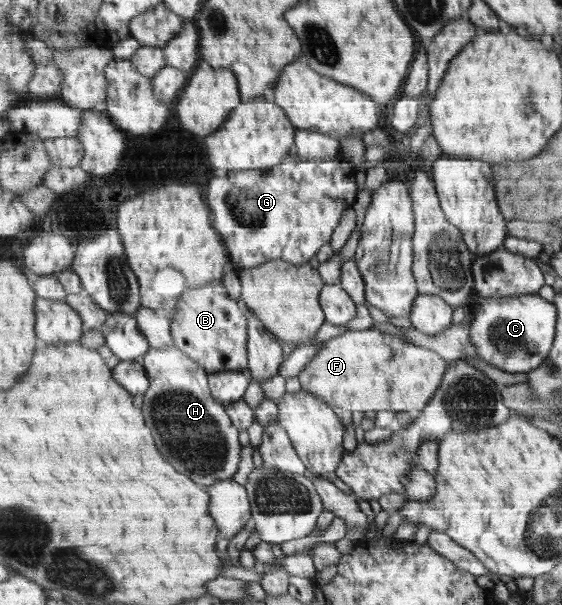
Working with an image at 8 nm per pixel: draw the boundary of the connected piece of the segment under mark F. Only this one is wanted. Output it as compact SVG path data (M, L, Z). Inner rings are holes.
M377 329L347 330L339 336L327 340L323 349L315 355L299 375L302 389L321 397L329 406L348 409L349 411L393 411L417 413L430 405L433 395L441 387L445 372L449 367L448 361L431 348L417 346L391 333Z

